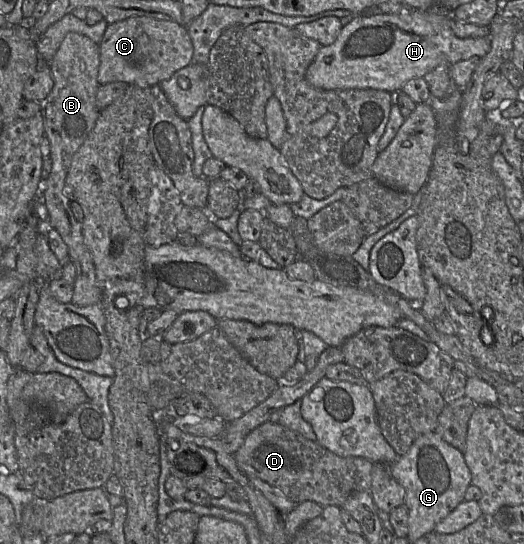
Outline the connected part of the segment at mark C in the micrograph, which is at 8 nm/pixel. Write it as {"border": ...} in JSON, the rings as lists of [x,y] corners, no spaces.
{"border":[[[134,16],[109,23],[98,45],[100,85],[126,82],[141,88],[159,85],[162,81],[193,62],[193,44],[186,26],[173,21]]]}

